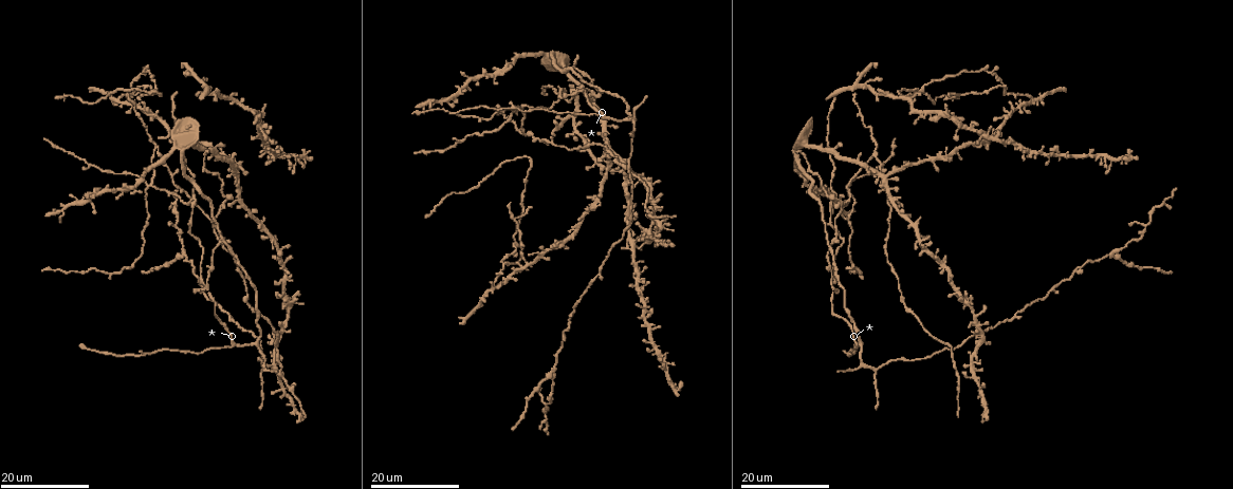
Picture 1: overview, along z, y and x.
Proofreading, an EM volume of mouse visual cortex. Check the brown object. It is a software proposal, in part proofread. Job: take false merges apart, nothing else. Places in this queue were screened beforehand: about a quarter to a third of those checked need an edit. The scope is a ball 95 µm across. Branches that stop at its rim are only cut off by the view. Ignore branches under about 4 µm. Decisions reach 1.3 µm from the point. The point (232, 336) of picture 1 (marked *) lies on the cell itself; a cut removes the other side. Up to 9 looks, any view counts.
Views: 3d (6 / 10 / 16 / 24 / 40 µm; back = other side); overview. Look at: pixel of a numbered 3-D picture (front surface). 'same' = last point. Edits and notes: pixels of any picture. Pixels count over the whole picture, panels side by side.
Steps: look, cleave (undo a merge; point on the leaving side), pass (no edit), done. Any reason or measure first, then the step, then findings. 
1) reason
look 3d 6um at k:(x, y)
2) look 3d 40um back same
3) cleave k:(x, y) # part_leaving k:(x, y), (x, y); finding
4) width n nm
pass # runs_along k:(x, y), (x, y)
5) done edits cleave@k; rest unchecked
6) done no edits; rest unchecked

arms part here
look 3d 24um at 1:(625, 121)

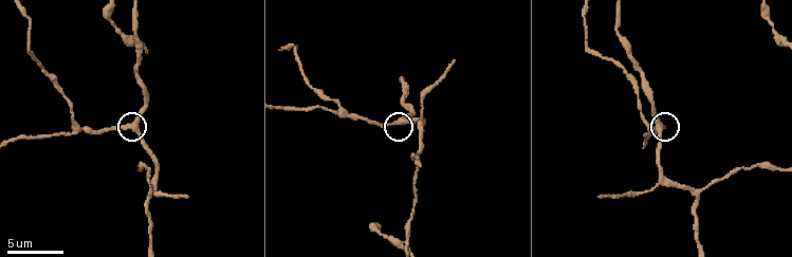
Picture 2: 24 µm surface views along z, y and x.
look 3d 6um at 2:(401, 122)

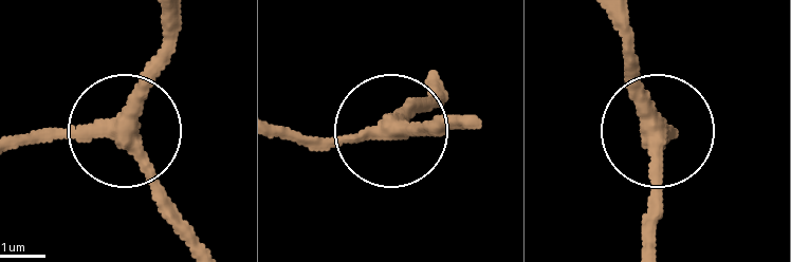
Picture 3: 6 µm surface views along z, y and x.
arms 3
pass # one cell here

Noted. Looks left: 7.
three-way junction
look 3d 24um at 1:(876, 145)

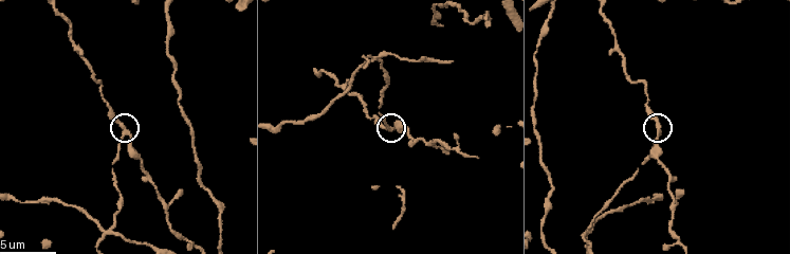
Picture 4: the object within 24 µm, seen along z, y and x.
look 3d 10um at 4:(130, 135)

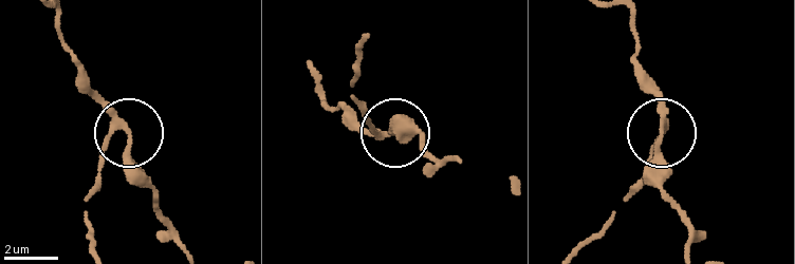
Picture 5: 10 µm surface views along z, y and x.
pass # runs_along 5:(94, 243), (87, 195), (104, 148), (124, 130), (76, 82); continuous, no second cell

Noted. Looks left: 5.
four arms meet
look 3d 16um at 4:(587, 233)

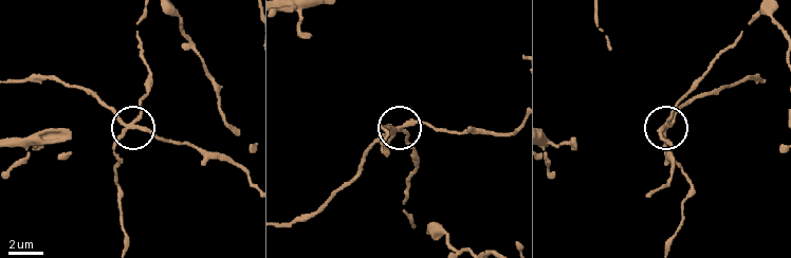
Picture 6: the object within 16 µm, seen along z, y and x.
look 3d 6um at 6:(398, 128)

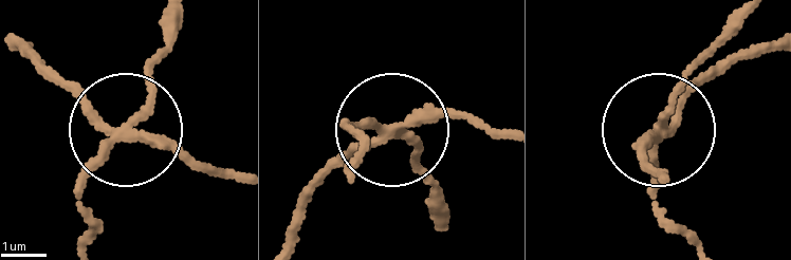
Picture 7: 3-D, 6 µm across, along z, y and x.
arms 4
pass # runs_along 7:(501, 136), (456, 117), (350, 129); one cell here

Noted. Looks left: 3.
four-way junction
look 3d 24um at 1:(832, 286)

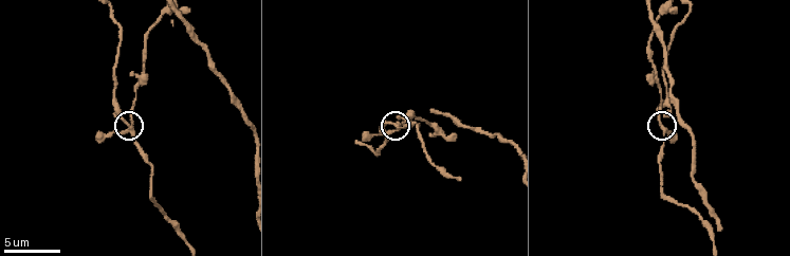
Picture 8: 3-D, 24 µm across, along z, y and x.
look 3d 6um at 8:(394, 124)

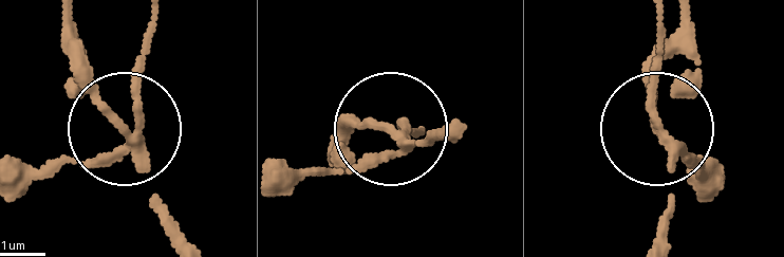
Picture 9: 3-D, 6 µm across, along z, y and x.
look 3d 6um back at 9:(657, 124)

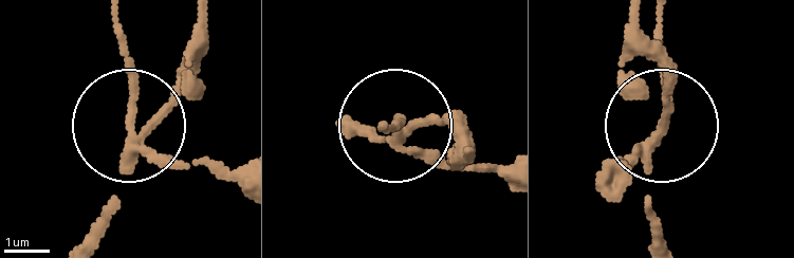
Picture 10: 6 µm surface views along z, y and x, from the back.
side_arm 45 um
cleave 10:(194, 162) # part_leaving 10:(134, 144), (134, 68), (115, 11); a second cell is stuck on

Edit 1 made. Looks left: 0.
done edits cleave@10; rest unchecked

